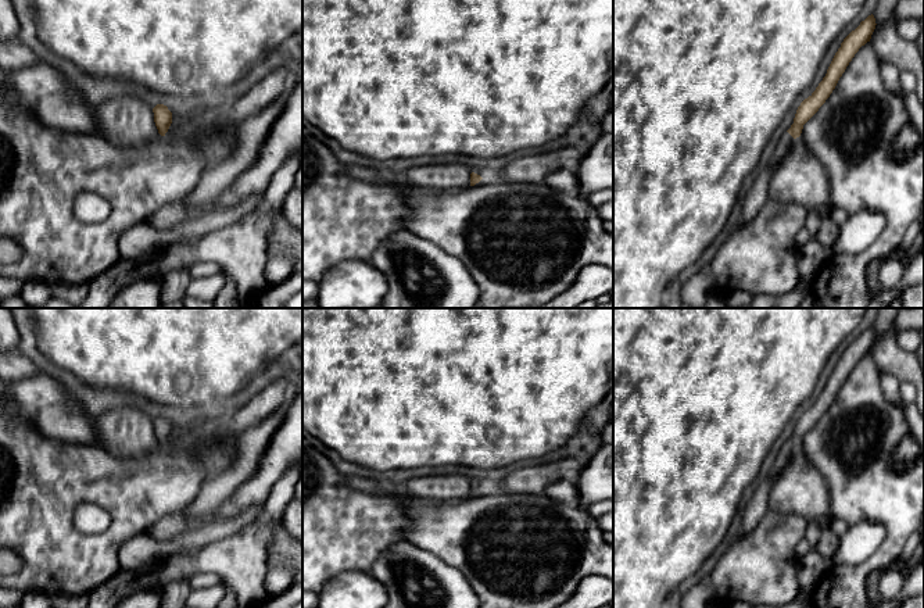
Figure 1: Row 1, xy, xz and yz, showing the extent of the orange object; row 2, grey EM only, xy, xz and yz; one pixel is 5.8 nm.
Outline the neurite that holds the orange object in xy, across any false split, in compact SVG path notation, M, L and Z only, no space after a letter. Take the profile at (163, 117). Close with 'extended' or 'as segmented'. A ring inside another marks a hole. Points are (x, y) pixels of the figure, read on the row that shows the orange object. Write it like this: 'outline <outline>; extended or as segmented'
outline M157 104L153 108L153 112L154 112L154 122L158 129L158 133L161 136L165 136L165 133L168 132L168 129L172 124L172 112L164 104Z; as segmented

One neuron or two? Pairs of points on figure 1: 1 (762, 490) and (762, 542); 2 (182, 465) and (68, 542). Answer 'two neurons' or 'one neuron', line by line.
1: two neurons
2: one neuron

